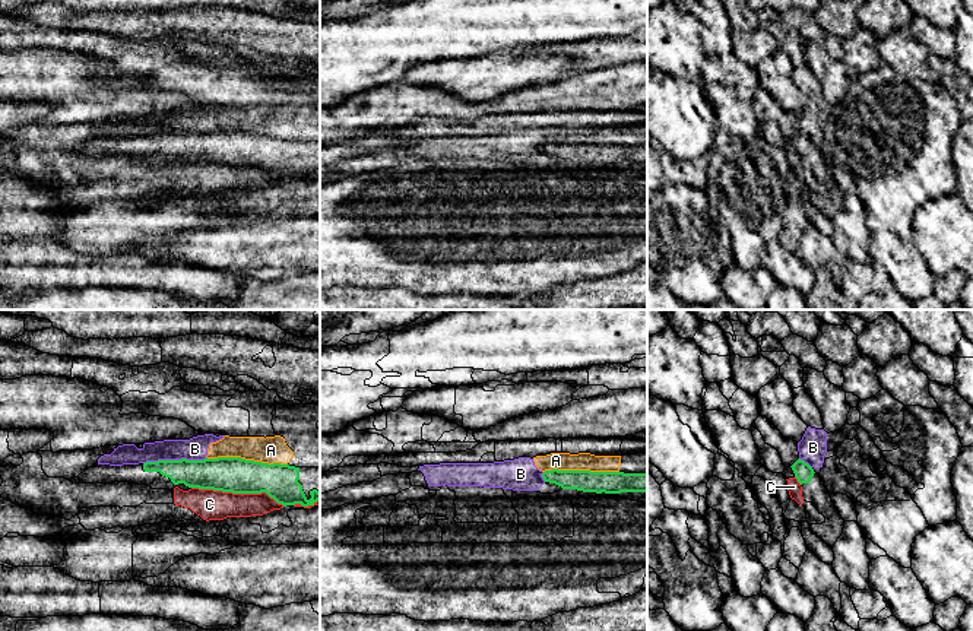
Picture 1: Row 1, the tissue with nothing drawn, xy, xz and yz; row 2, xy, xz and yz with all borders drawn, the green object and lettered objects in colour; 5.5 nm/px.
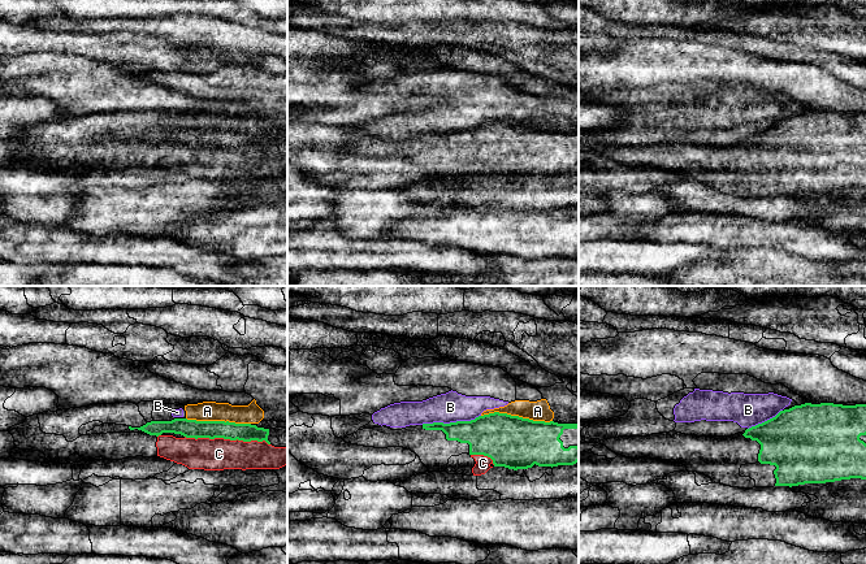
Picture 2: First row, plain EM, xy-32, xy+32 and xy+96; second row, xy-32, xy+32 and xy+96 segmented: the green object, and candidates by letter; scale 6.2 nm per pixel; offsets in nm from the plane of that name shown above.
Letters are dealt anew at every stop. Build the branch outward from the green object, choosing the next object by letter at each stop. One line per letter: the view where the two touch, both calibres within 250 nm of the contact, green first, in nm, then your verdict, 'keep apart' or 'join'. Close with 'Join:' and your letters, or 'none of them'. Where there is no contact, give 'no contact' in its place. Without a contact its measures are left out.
A: xy | 200/150 nm | keep apart
B: xy | 180/130 nm | keep apart
C: xy | 200/170 nm | keep apart
Join: none of them

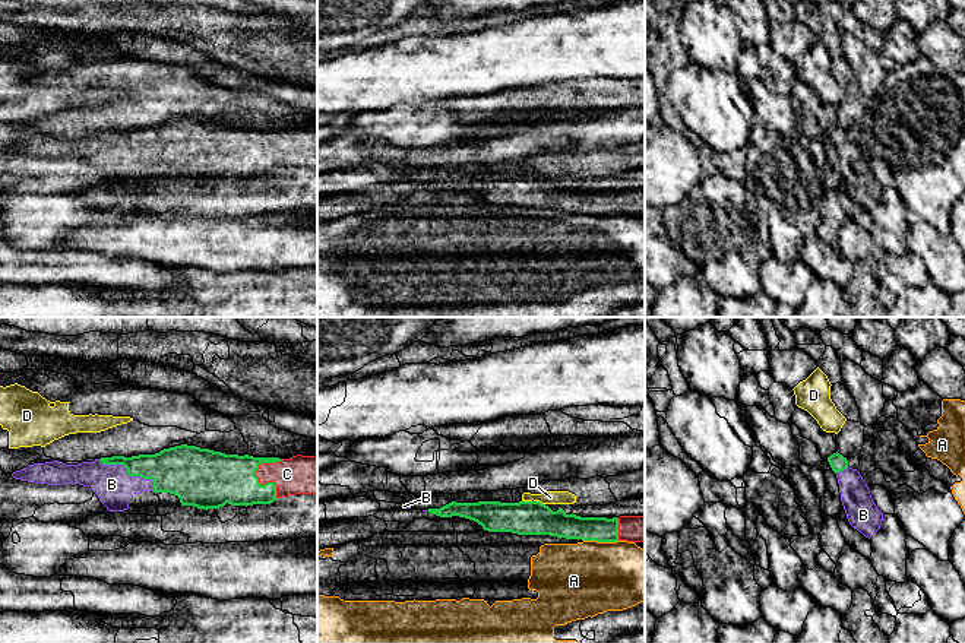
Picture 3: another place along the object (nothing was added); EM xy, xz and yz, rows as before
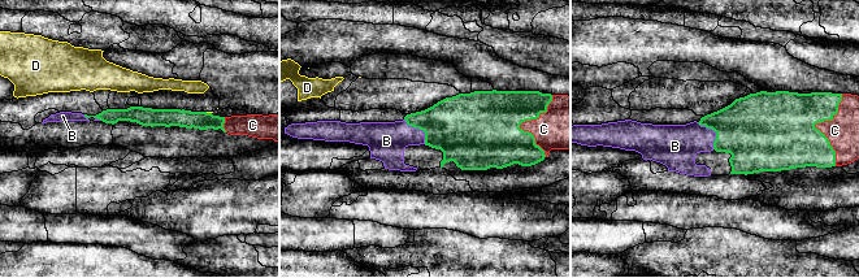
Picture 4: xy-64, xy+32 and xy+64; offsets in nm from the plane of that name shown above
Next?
A: xz | 140/420 nm | keep apart
B: xy | 260/200 nm | join
C: xy | 280/200 nm | join
D: xz | 190/80 nm | keep apart
Join: B, C

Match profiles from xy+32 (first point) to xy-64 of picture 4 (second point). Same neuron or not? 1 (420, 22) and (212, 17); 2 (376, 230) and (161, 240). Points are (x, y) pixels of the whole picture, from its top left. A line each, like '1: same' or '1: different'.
1: same
2: same

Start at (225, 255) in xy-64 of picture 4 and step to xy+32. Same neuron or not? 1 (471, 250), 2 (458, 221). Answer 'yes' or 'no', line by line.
1: yes
2: no

